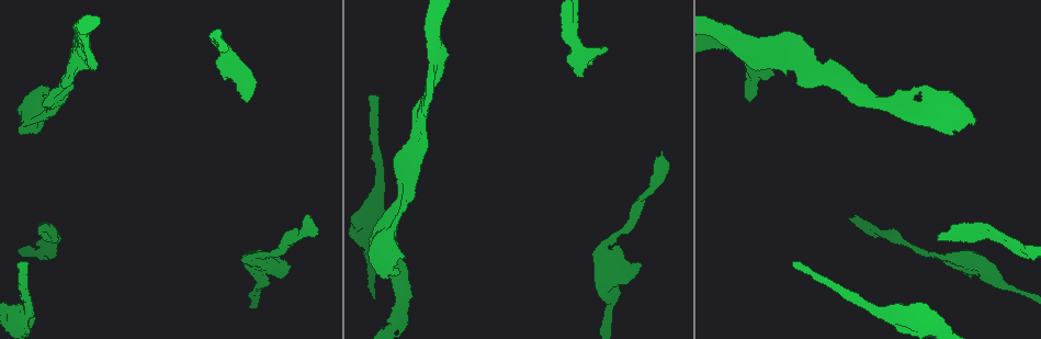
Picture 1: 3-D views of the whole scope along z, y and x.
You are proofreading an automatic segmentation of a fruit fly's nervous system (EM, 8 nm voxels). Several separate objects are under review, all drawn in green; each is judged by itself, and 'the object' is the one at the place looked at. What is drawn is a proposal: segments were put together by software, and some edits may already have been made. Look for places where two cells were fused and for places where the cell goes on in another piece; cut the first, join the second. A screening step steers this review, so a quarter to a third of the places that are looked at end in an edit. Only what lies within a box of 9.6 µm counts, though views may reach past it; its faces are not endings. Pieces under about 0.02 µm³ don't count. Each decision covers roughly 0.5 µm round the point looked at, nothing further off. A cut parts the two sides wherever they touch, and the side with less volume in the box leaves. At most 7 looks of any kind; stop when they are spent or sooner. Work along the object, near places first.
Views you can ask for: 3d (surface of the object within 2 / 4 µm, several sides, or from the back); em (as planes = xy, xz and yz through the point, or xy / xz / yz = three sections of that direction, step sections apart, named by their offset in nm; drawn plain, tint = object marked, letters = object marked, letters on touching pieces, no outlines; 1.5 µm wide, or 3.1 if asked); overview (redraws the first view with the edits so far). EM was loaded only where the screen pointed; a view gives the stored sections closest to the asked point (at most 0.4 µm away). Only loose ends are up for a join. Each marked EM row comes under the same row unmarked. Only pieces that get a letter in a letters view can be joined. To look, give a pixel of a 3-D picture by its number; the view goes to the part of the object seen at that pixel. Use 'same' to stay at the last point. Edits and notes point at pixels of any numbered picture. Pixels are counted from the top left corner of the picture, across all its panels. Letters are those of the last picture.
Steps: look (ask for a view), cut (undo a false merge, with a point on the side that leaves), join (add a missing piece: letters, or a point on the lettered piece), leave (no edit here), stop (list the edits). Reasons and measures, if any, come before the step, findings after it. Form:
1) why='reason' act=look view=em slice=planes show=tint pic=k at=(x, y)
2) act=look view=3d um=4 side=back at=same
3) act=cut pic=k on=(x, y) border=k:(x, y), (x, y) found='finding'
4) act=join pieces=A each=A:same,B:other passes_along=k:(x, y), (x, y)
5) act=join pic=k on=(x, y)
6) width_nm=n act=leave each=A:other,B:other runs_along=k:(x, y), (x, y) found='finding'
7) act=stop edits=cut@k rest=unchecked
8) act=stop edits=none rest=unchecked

why='long arm stops here' act=look view=3d um=2 pic=1 at=(377, 95)

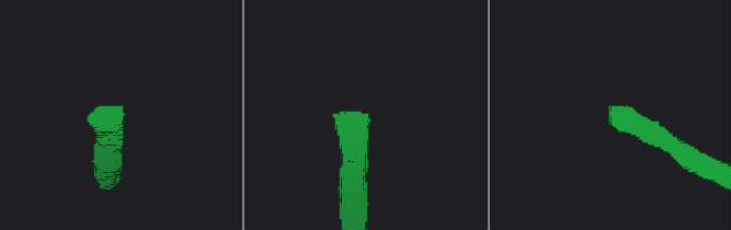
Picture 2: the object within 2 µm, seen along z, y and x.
why='shape alone is not enough' act=look view=em slice=planes show=letters pic=2 at=(612, 106)

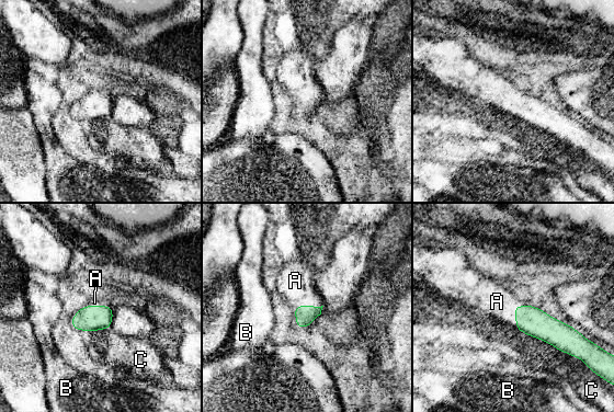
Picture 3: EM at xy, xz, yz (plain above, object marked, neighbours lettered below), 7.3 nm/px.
longest_contact=A:200nm act=join pieces=A each=A:same,B:other,C:other found='it goes on there'

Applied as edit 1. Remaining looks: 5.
why='redraw' act=look view=overview

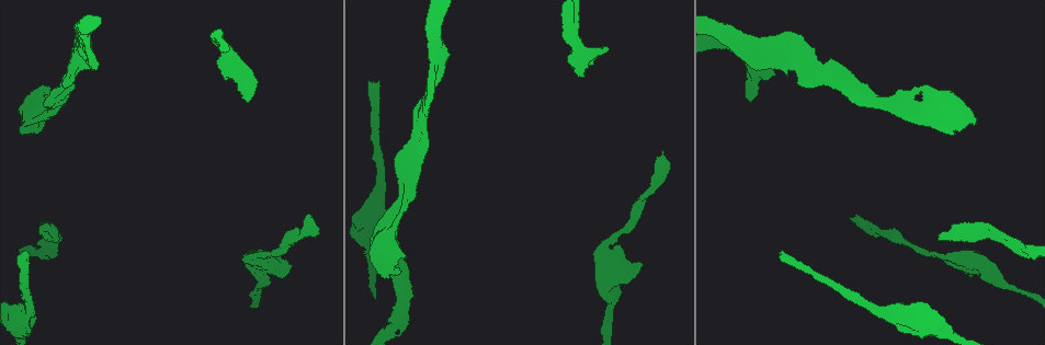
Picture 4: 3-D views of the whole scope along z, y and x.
why='free end' act=look view=em slice=xy step=4 show=letters pic=4 at=(1017, 250)

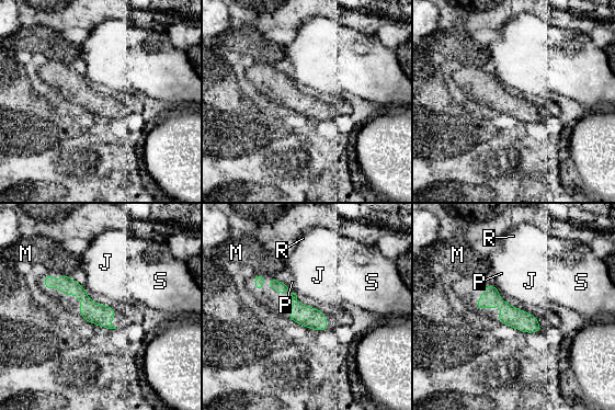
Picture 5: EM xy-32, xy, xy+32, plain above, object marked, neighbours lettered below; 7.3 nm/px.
why='another direction' act=look view=em slice=yz step=8 show=letters at=same

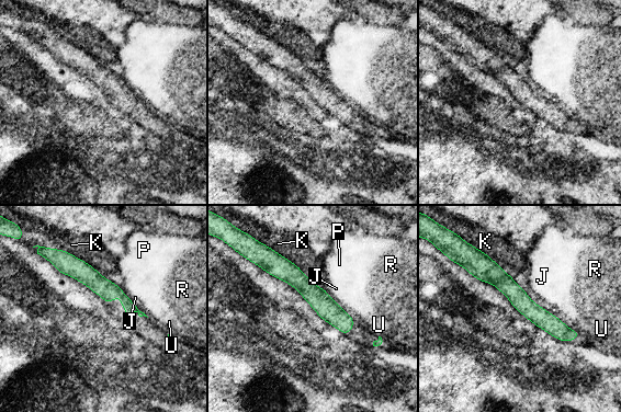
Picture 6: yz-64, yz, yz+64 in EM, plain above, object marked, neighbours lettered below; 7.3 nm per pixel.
width_nm=140 act=leave each=J:other,K:other,P:other,R:other,U:other found='no lettered piece goes on from it'

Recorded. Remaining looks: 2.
act=stop edits=join@3 rest=unchecked

